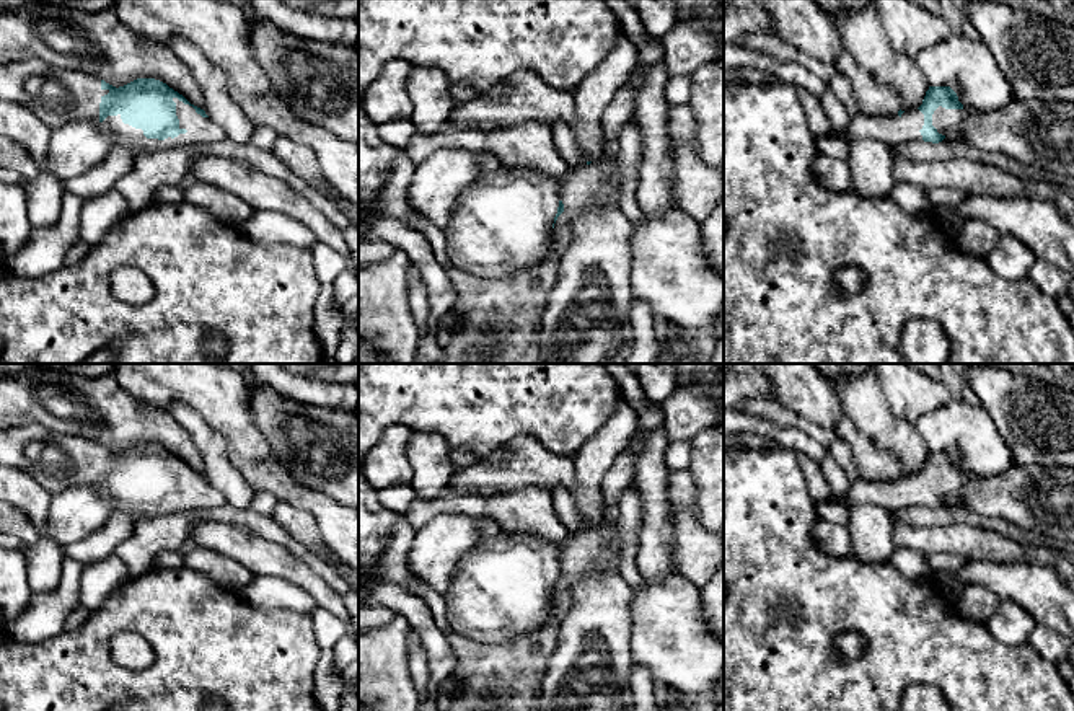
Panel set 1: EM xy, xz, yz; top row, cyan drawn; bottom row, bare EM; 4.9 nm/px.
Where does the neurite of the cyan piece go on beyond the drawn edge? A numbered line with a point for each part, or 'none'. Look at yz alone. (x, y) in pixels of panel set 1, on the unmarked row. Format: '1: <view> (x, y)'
1: yz (946, 486)

